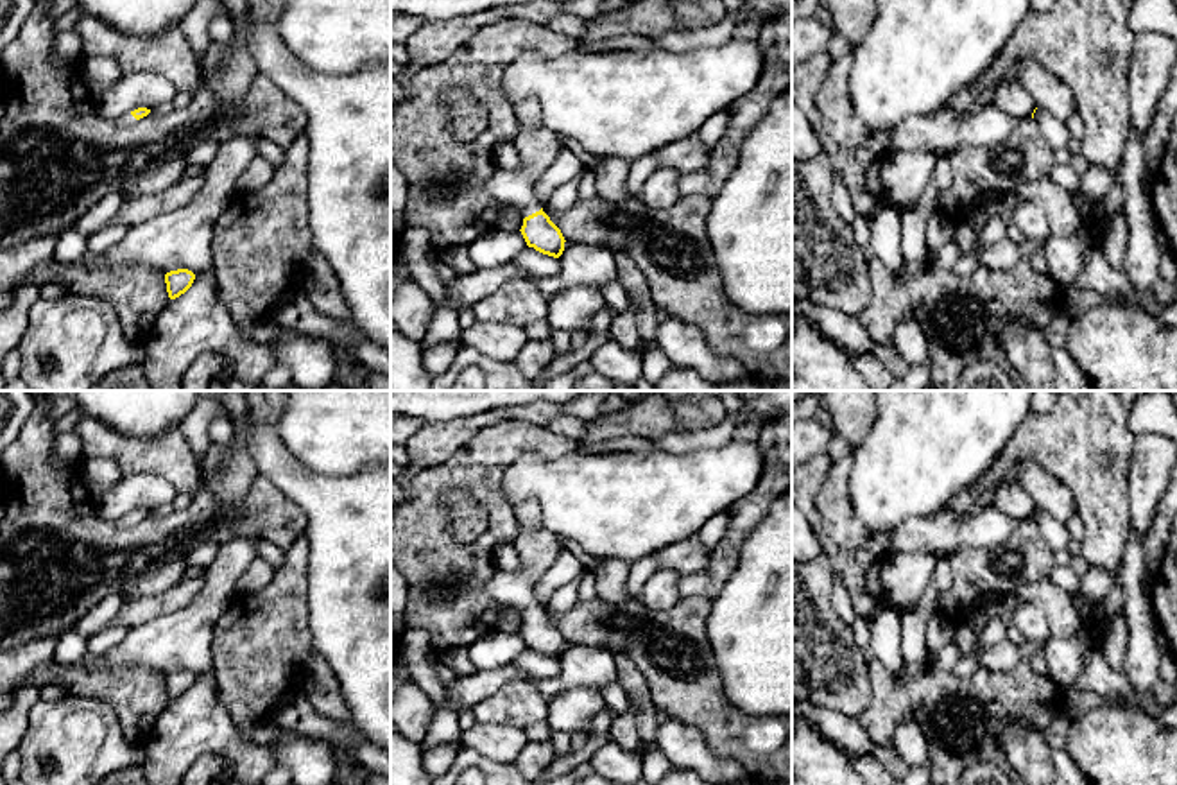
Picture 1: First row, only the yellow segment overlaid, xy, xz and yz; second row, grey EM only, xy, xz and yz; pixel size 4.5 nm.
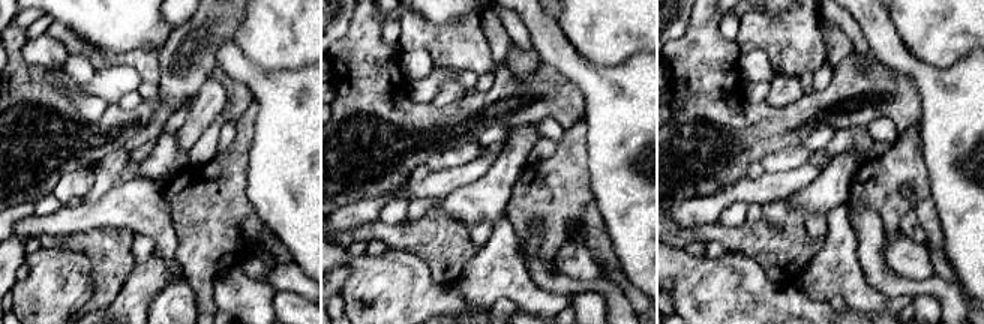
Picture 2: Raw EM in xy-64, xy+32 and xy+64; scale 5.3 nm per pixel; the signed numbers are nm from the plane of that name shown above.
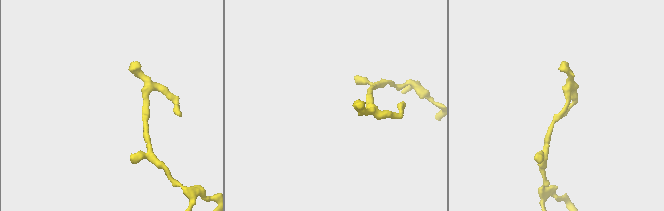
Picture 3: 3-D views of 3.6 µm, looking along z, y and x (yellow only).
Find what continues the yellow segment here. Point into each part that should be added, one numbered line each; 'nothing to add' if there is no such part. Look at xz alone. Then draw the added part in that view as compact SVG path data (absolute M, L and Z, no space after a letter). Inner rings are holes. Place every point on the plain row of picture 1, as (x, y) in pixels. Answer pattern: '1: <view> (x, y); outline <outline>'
1: xz (536, 547); outline M534 498L514 507L514 516L518 520L514 547L520 556L520 570L516 574L496 572L484 591L509 609L520 611L525 620L541 611L534 590L563 547L557 536L539 525Z

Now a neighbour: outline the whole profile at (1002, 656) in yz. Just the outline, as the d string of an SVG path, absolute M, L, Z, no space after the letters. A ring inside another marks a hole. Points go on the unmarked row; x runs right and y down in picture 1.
M1009 638L985 649L980 656L980 665L991 672L1009 672L1018 665L1021 649Z

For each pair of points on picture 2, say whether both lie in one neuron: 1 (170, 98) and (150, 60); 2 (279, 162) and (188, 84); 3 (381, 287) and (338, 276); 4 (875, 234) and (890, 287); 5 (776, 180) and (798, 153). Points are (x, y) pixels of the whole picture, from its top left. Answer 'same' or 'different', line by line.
1: different
2: different
3: different
4: same
5: different

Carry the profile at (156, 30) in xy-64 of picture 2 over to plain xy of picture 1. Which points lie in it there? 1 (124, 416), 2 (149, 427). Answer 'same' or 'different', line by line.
1: same
2: same

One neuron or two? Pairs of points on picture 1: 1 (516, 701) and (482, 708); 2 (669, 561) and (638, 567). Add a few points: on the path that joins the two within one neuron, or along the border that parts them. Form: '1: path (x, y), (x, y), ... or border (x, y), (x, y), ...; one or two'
1: path (507, 707), (491, 708); one
2: border (656, 554), (658, 569); two

